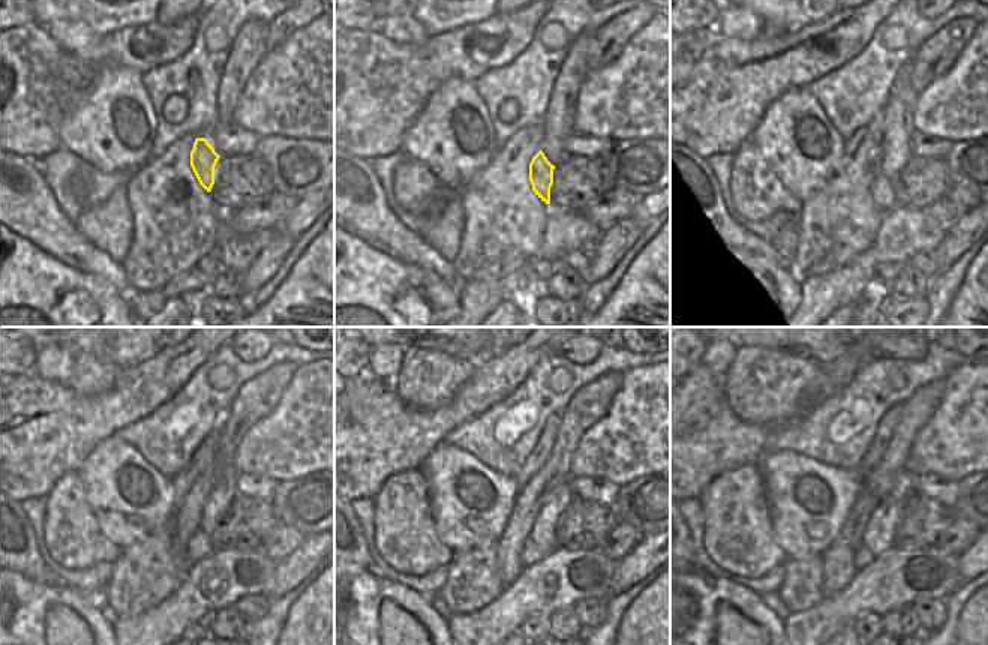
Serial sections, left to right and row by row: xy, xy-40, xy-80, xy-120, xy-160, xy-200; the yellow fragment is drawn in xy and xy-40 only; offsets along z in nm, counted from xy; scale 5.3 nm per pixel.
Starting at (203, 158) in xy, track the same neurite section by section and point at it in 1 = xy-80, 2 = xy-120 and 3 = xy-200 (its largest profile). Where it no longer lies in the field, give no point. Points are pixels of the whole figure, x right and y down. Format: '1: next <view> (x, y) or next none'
1: next xy-80 (880, 188)
2: next xy-120 (200, 545)
3: next xy-200 (862, 557)

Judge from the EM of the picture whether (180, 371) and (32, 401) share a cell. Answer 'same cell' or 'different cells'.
same cell

